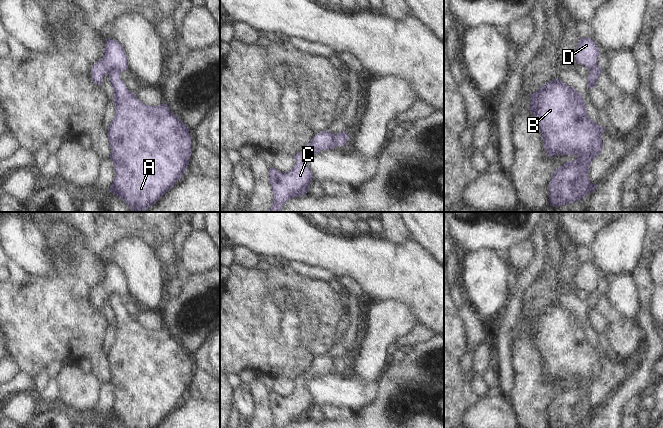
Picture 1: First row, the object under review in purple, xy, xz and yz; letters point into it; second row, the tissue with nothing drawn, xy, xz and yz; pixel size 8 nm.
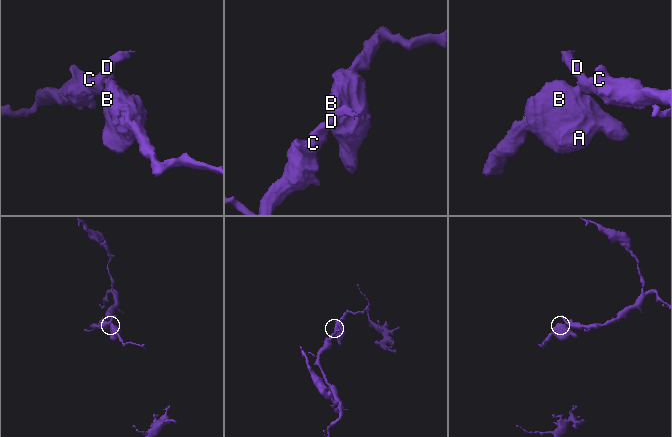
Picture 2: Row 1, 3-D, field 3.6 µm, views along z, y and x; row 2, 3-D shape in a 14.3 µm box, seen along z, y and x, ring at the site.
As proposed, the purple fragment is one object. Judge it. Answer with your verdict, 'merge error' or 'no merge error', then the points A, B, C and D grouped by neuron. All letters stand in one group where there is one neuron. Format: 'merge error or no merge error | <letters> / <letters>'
merge error | A B / C D

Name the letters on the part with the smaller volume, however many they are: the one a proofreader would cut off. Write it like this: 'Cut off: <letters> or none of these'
Cut off: A, B

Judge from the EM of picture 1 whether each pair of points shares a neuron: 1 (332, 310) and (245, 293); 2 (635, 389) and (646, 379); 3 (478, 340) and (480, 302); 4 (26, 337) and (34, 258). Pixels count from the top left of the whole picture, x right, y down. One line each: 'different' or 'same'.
1: same
2: same
3: different
4: different

